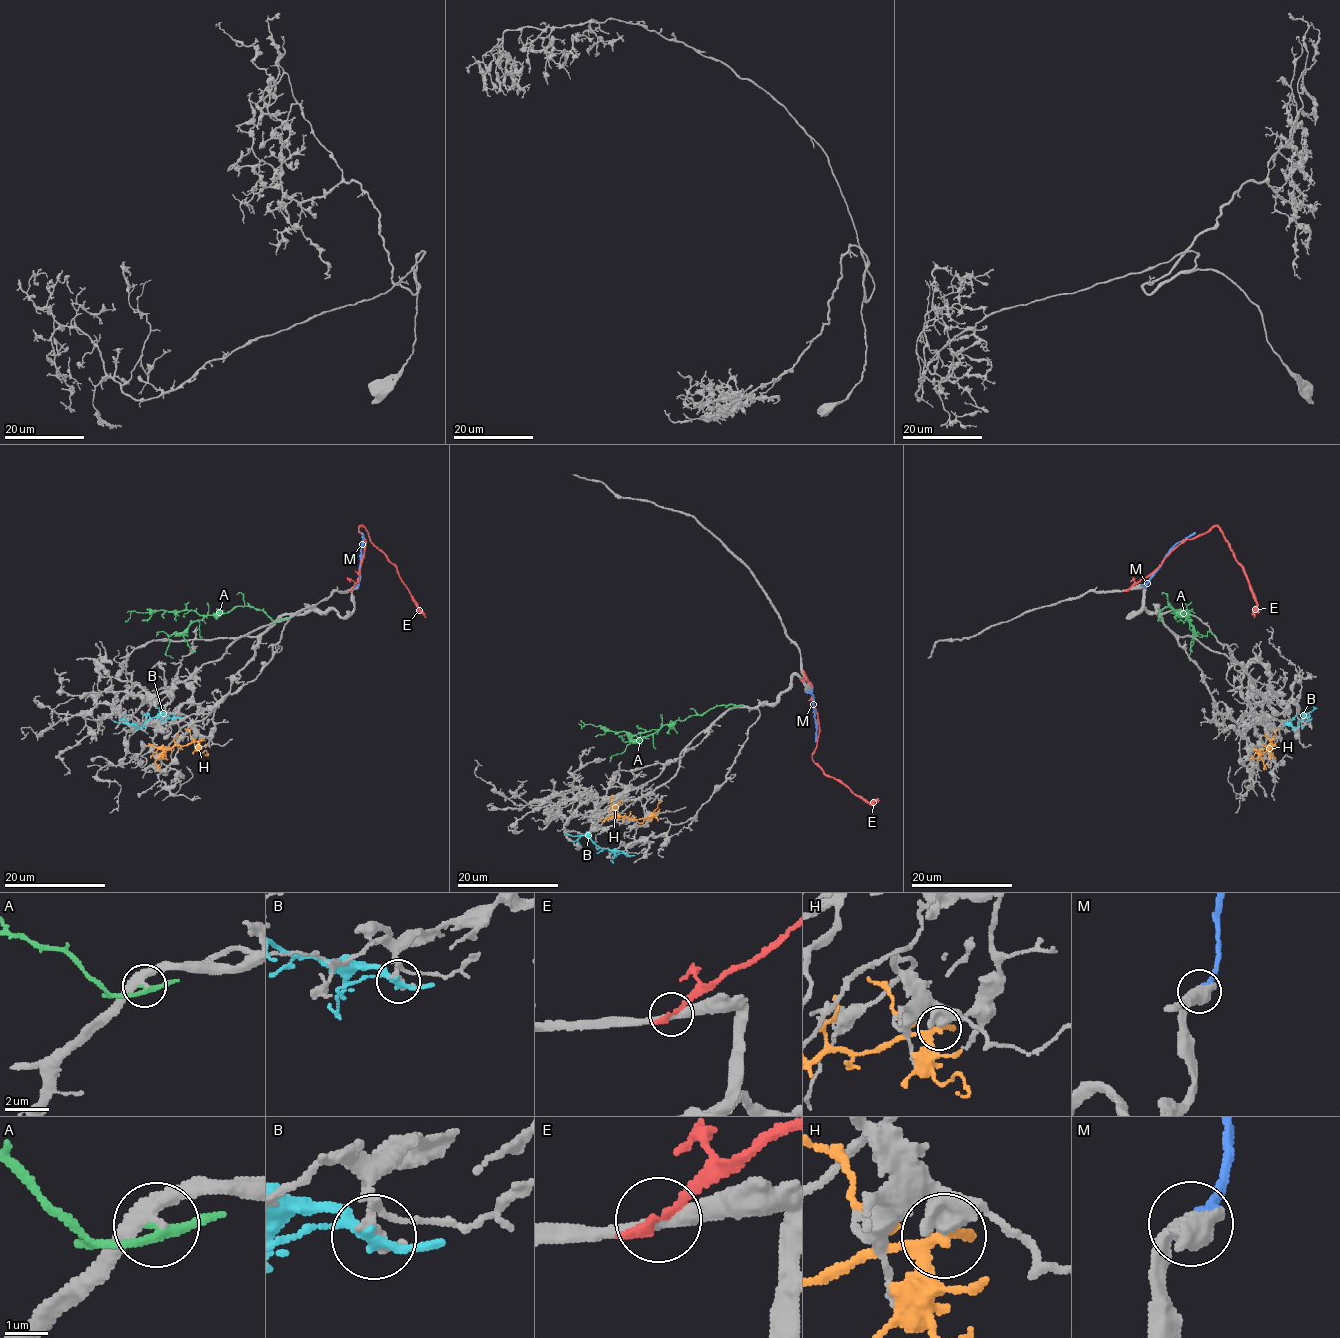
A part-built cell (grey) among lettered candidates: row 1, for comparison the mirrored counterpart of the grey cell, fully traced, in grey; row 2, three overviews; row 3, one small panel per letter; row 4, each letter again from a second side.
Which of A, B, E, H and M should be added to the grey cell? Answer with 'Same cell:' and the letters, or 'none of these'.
Same cell: M

